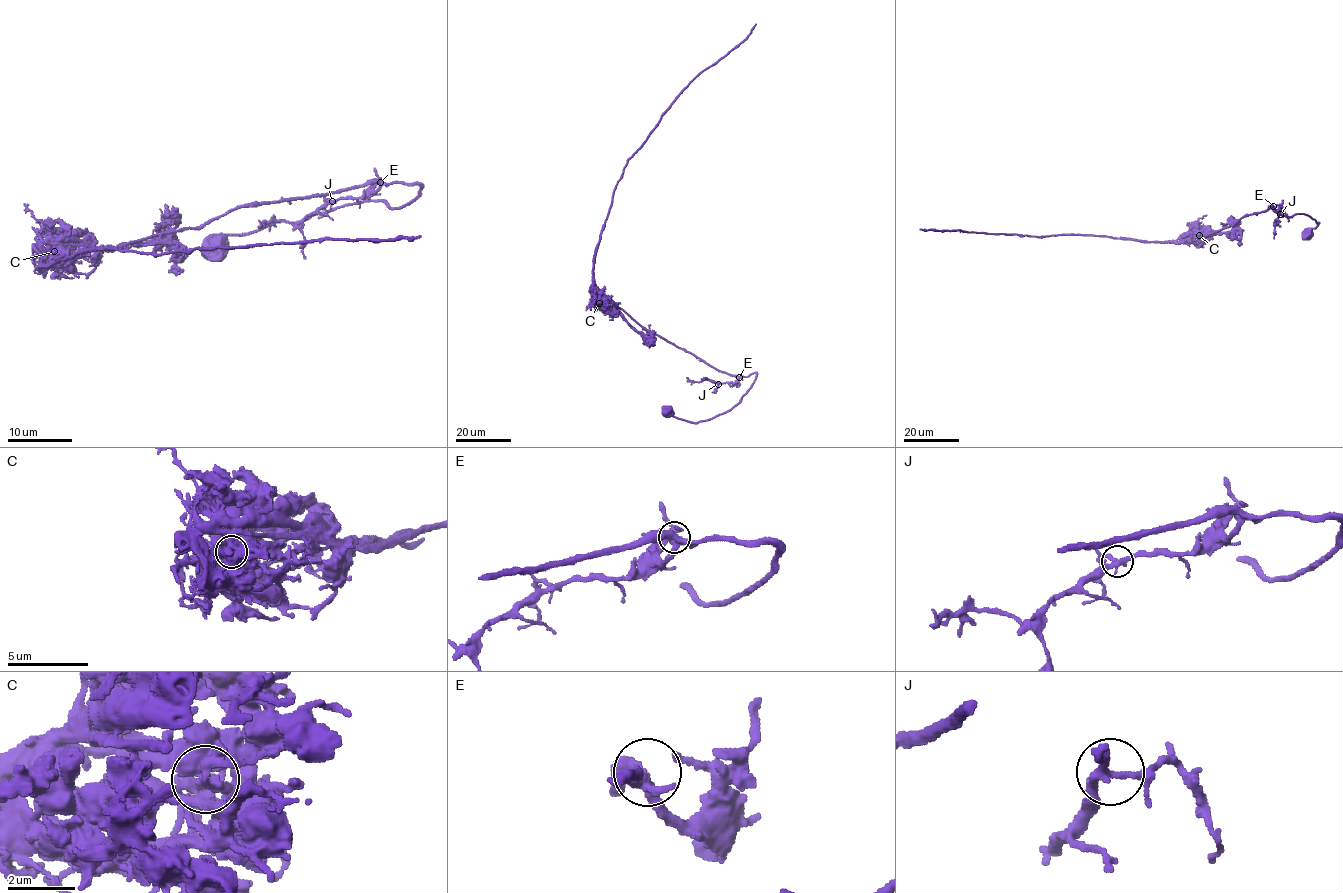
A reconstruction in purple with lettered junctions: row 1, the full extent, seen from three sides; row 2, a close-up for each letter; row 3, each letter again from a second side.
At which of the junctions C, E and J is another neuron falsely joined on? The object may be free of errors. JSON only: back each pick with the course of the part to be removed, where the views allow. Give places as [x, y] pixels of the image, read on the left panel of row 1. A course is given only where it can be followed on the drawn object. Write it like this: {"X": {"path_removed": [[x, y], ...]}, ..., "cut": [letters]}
{"C": {"path_removed": [[54, 251], [50, 264], [41, 265], [89, 249], [164, 254], [420, 235]]}, "cut": ["C"]}

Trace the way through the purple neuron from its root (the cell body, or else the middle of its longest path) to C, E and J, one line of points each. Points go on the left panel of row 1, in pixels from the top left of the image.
C: (217, 249), (346, 204), (401, 207), (420, 187), (243, 204), (108, 249), (63, 235), (54, 251)
E: (217, 249), (227, 235), (301, 222), (346, 204), (401, 207), (420, 190), (380, 182)
J: (217, 249), (227, 235), (301, 222), (346, 204), (401, 207), (420, 187), (383, 183), (368, 196), (332, 201)

